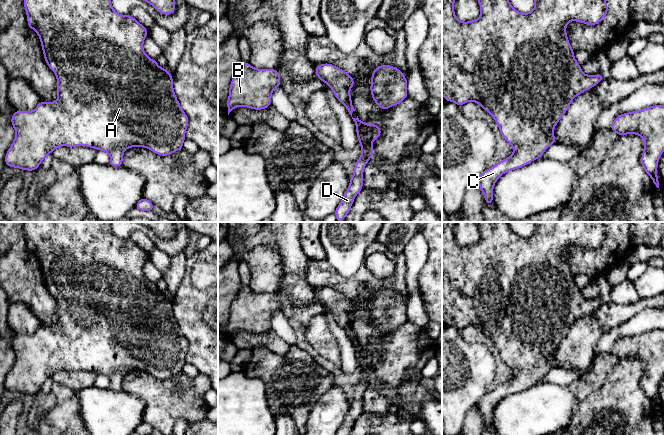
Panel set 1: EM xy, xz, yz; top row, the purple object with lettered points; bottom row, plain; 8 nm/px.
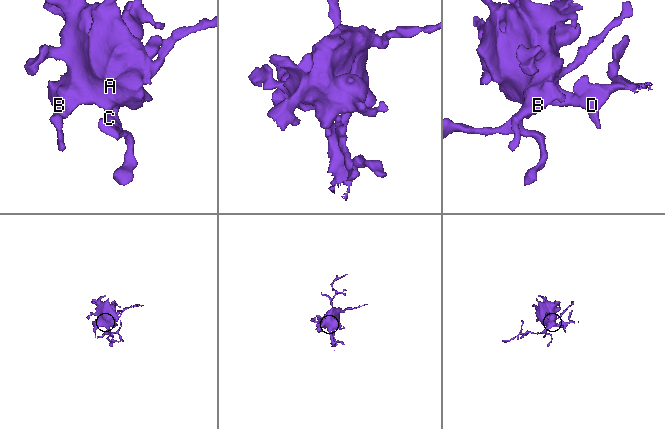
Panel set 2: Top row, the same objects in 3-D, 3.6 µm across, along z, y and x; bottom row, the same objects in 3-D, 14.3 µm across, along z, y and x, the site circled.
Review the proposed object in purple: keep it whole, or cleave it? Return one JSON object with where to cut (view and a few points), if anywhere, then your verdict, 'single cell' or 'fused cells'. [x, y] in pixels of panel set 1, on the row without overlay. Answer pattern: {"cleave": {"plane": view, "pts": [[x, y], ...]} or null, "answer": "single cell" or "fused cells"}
{"cleave": null, "answer": "single cell"}

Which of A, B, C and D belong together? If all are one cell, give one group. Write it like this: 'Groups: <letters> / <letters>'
Groups: A B C D

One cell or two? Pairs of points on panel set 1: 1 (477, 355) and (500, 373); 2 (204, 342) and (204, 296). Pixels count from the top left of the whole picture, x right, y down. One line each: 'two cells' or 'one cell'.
1: two cells
2: one cell

